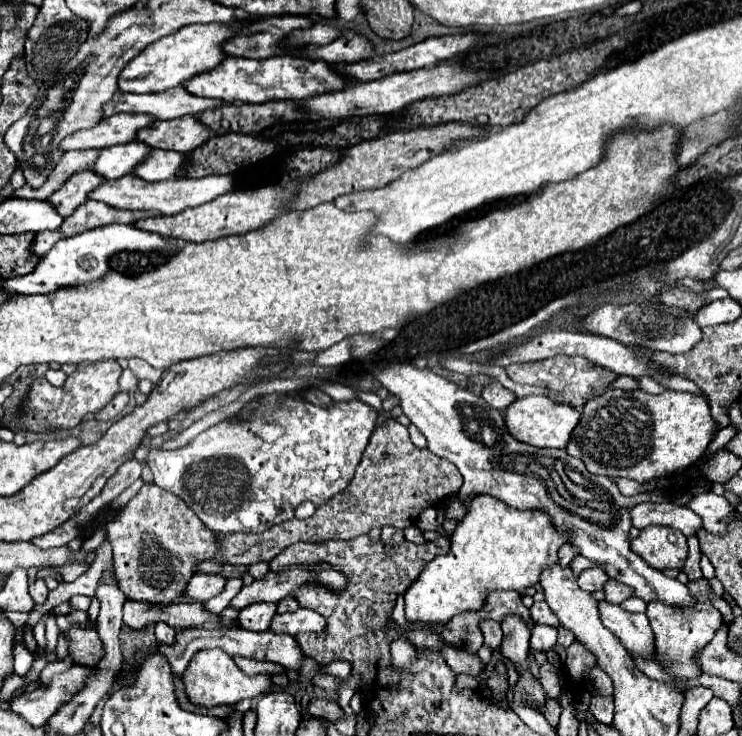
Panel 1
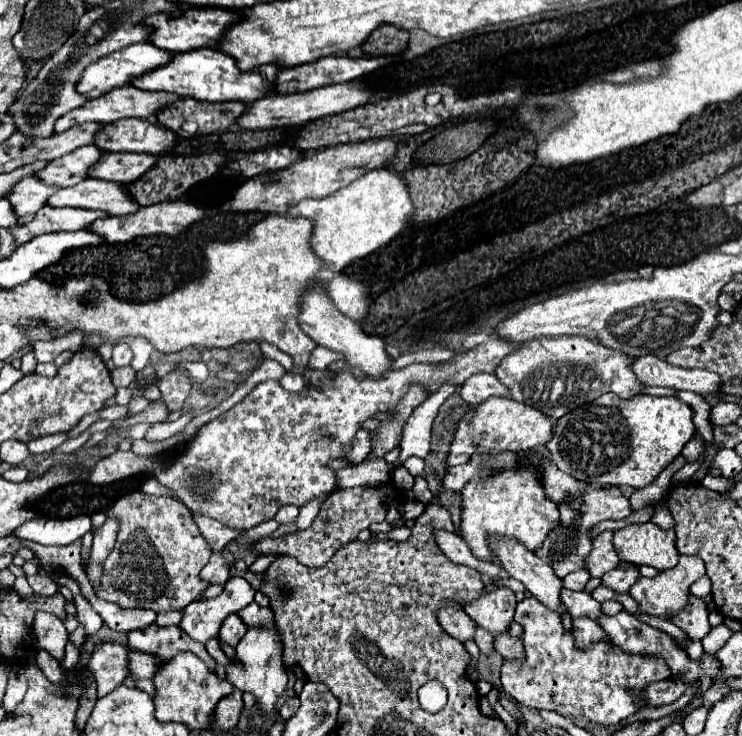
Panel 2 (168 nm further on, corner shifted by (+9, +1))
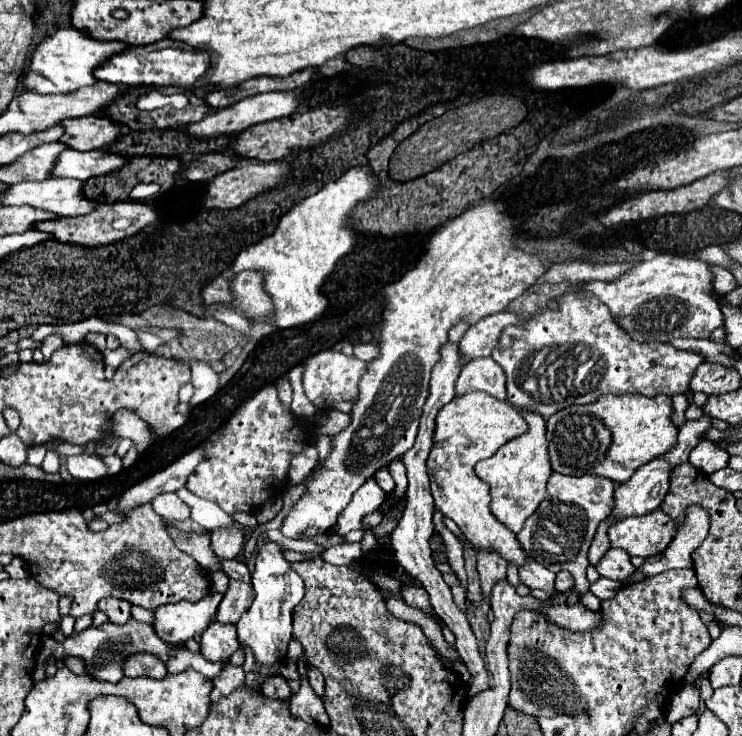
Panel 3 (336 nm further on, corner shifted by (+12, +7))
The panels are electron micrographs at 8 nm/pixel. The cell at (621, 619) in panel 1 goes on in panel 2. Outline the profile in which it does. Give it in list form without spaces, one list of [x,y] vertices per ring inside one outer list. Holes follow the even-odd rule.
[[[563,589],[563,603],[567,605],[571,617],[591,617],[593,621],[599,621],[599,617],[603,615],[601,611],[601,603],[595,601],[591,597],[591,593],[585,593],[585,591],[569,591],[569,589]]]

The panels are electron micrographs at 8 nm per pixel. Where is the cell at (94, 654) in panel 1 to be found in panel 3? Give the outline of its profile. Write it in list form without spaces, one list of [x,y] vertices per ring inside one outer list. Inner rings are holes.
[[[138,653],[128,657],[124,665],[124,675],[126,677],[154,677],[154,679],[164,679],[166,677],[166,667],[156,655],[152,653]]]

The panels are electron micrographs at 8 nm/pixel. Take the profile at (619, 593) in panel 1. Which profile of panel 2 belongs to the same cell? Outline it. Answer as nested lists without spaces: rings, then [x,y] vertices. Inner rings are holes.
[[[633,567],[633,569],[611,569],[607,571],[601,579],[603,579],[603,585],[613,589],[615,593],[627,593],[627,589],[637,581],[639,577],[639,571]]]

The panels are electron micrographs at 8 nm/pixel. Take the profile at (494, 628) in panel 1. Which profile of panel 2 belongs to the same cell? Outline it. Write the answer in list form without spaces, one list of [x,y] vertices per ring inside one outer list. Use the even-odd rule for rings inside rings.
[[[453,607],[441,609],[439,623],[447,633],[451,633],[451,637],[455,637],[463,643],[471,641],[477,631],[477,623],[471,621],[471,617],[467,617],[467,613],[463,609],[453,609]]]

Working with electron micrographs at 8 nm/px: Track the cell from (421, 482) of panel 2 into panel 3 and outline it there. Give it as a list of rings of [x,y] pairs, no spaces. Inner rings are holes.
[[[486,393],[456,395],[436,415],[434,445],[426,461],[436,509],[460,527],[474,549],[492,549],[506,561],[514,561],[518,567],[526,563],[526,553],[520,547],[516,535],[490,513],[488,485],[476,477],[474,465],[480,459],[492,457],[498,447],[522,433],[526,433],[526,421],[508,401],[498,401]]]

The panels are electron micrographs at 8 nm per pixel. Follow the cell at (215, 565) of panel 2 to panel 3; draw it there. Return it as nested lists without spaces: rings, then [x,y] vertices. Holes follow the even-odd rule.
[[[228,525],[210,531],[210,545],[214,553],[222,559],[234,559],[244,543],[244,527],[242,525]]]

